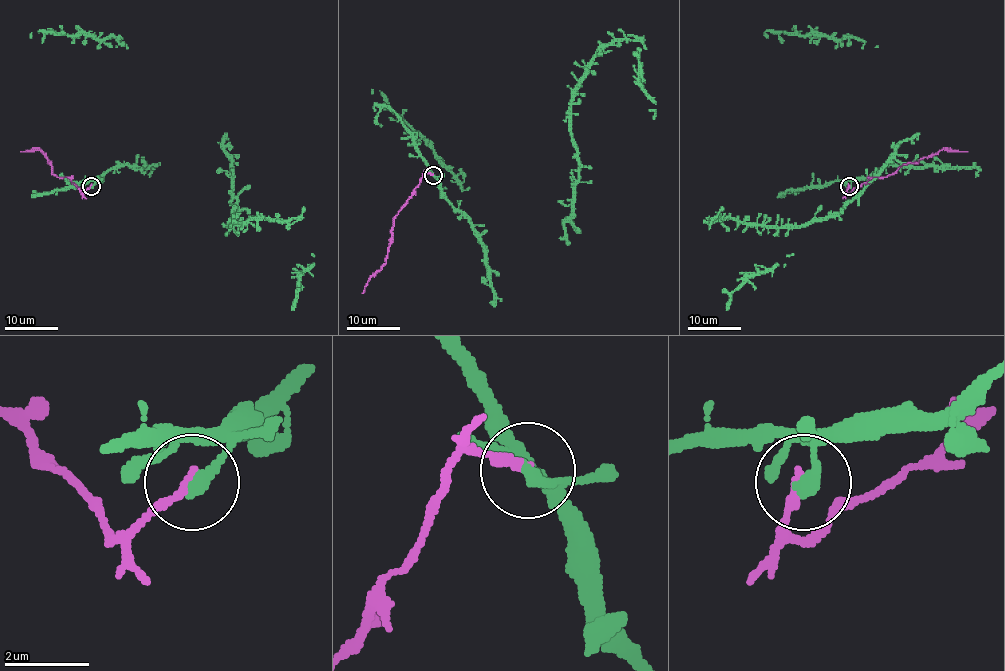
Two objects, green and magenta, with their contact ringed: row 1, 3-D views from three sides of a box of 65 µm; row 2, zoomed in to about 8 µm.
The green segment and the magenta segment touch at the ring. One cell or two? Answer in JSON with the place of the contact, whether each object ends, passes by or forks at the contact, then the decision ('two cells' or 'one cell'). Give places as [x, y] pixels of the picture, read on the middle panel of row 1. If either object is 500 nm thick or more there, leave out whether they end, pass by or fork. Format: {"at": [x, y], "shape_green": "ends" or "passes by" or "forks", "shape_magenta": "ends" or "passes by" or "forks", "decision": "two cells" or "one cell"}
{"at": [433, 175], "shape_green": "ends", "shape_magenta": "ends", "decision": "two cells"}

